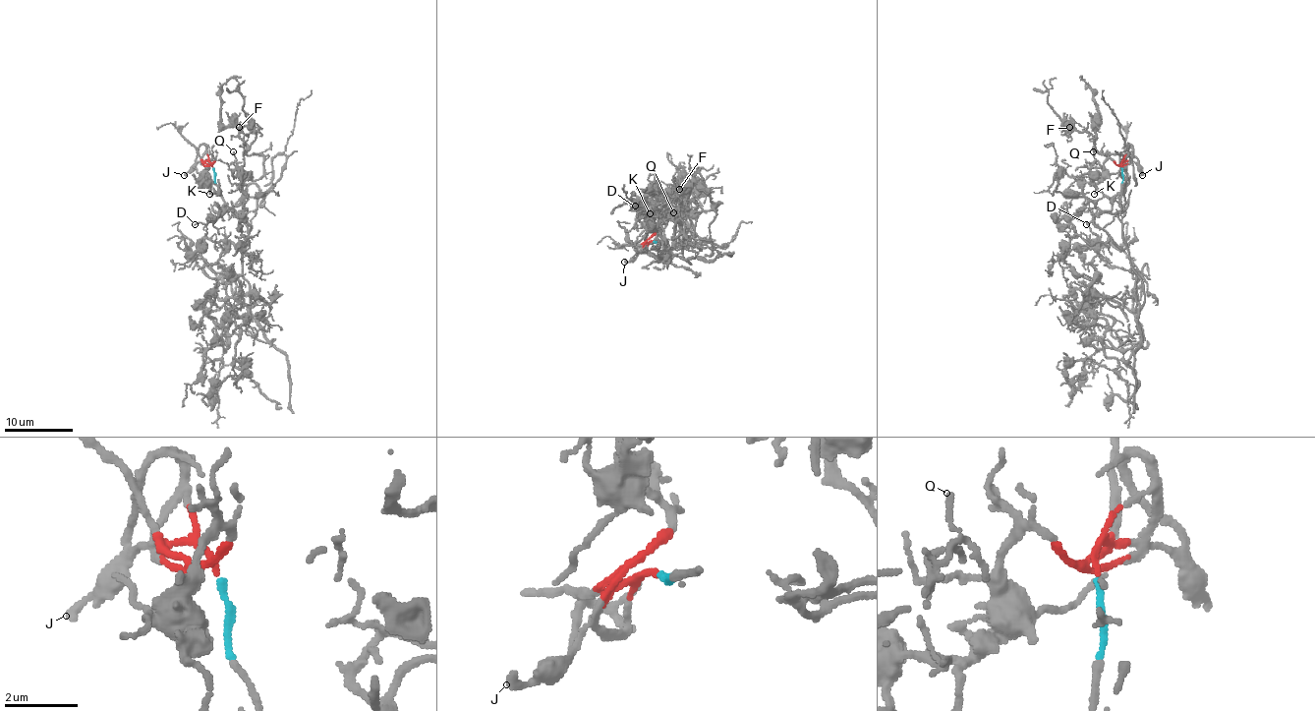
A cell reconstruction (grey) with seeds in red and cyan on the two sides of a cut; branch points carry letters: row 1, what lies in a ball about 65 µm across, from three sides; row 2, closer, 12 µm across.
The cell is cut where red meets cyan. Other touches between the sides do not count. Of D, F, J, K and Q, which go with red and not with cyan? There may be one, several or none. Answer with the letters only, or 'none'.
J, K

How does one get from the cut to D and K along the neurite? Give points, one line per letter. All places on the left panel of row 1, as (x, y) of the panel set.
D: (213, 168), (221, 200), (248, 228), (249, 305), (220, 266), (223, 242), (194, 223)
K: (213, 166), (209, 165), (214, 159), (207, 165), (209, 194)

